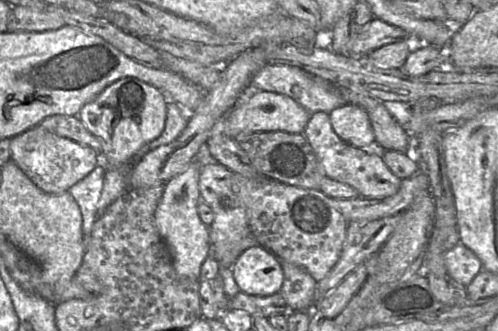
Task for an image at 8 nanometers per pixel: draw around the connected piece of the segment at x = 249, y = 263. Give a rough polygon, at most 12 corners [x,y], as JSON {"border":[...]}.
{"border":[[261,246],[243,251],[232,273],[240,291],[280,292],[280,260]]}

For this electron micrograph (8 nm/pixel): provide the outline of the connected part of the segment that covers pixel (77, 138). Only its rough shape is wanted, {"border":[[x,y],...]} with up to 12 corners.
{"border":[[54,115],[39,126],[102,156],[102,145],[77,116]]}

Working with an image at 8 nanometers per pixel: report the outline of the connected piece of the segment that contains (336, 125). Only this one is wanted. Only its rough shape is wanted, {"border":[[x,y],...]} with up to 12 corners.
{"border":[[343,104],[329,113],[335,133],[356,148],[372,148],[367,112]]}

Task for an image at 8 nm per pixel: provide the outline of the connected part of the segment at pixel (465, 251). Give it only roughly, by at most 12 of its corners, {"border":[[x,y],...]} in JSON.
{"border":[[460,241],[445,253],[449,275],[465,287],[482,270]]}

